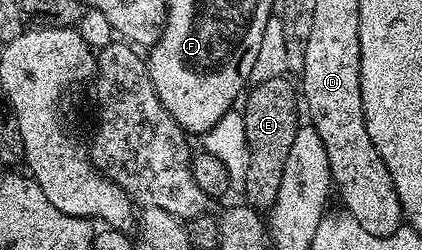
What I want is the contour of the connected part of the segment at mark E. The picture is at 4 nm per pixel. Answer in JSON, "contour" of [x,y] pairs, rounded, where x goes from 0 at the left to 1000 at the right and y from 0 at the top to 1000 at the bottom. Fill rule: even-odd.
{"contour":[[[680,300],[600,332],[573,416],[583,568],[588,572],[588,704],[573,764],[588,780],[585,812],[609,840],[642,836],[659,792],[659,744],[668,744],[668,680],[678,632],[687,632],[687,584],[697,584],[697,536],[716,508],[716,448],[701,436],[706,352],[682,324]]]}

